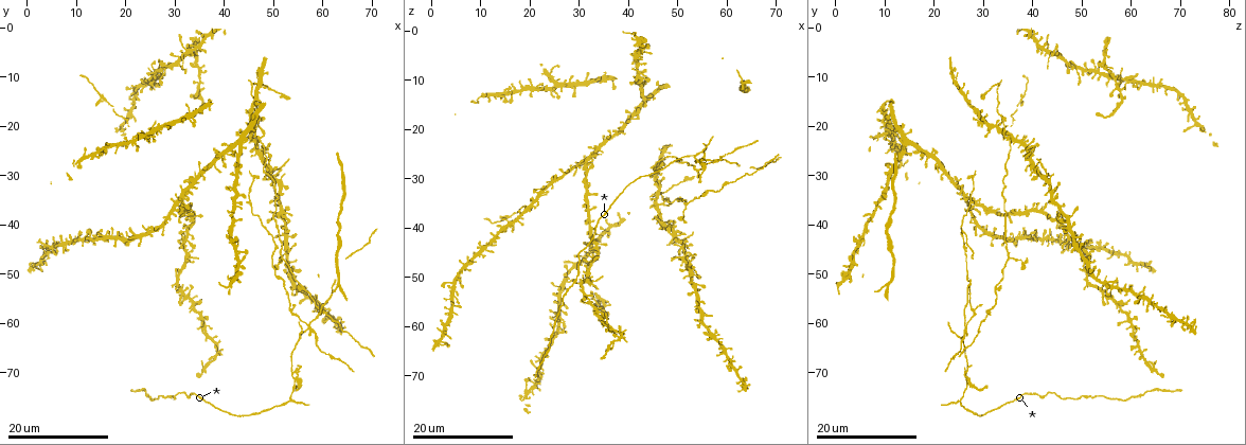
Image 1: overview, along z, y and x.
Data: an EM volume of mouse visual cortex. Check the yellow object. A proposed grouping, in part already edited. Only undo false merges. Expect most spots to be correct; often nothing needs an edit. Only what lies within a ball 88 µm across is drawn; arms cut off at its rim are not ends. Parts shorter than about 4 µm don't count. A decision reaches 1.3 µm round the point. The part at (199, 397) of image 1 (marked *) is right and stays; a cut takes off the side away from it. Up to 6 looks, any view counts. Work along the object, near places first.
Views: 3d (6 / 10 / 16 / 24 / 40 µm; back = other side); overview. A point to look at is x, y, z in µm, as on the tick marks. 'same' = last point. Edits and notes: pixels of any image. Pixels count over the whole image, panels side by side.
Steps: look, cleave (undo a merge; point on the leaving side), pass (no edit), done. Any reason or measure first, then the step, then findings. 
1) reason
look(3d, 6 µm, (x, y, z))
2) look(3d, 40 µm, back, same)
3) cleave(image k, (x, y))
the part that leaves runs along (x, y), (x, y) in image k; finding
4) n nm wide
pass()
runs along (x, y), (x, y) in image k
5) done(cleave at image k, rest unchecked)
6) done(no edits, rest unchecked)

looks like a crossing
look(3d, 24 µm, (57.0, 60.0, 26.5))

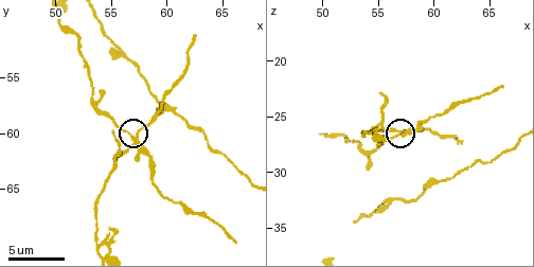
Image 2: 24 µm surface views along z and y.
zoom in
look(3d, 6 µm, (57.2, 60.2, 26.4))

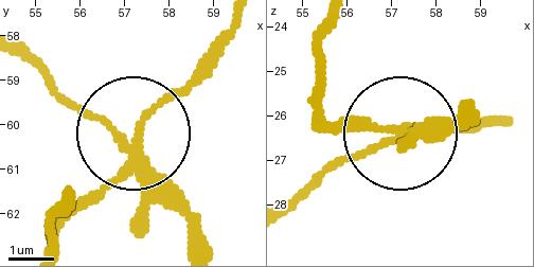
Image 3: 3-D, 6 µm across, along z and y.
4 arms
cleave(image 3, (137, 231))
a second cell is stuck on

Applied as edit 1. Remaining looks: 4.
arms part here
look(3d, 24 µm, (47.0, 22.0, 34.5))

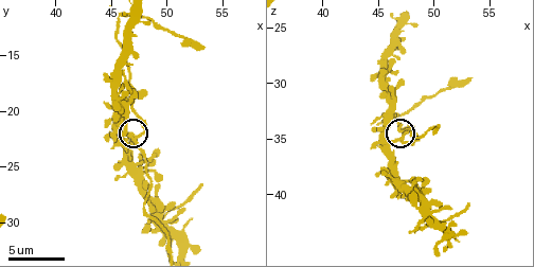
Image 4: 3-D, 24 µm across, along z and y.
zoom in
look(3d, 10 µm, (47.0, 22.2, 35.0))

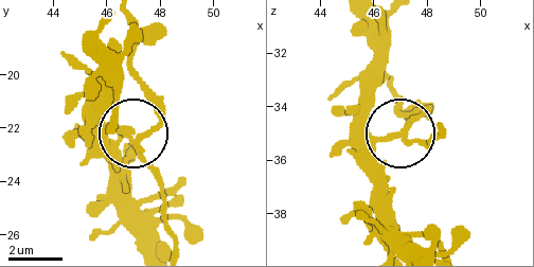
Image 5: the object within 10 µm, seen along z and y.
pass()
runs along (442, 129), (430, 145), (403, 131), (389, 134), (365, 171) in image 5; continuous, no second cell

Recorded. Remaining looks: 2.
three arms meet
look(3d, 24 µm, (16.0, 14.5, 38.0))

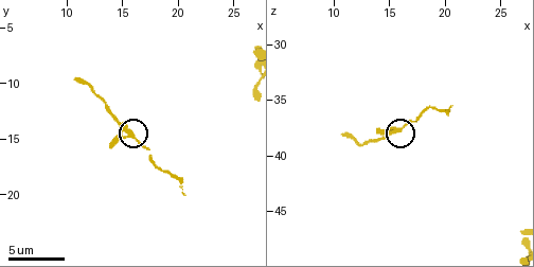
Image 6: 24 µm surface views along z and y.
look(3d, 6 µm, (15.8, 14.4, 37.8))

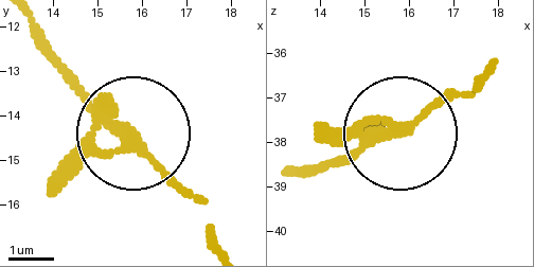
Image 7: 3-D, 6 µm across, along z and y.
side arm 7 µm
pass()
all the same cell

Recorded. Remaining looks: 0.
done(cleave at image 3, rest unchecked)

